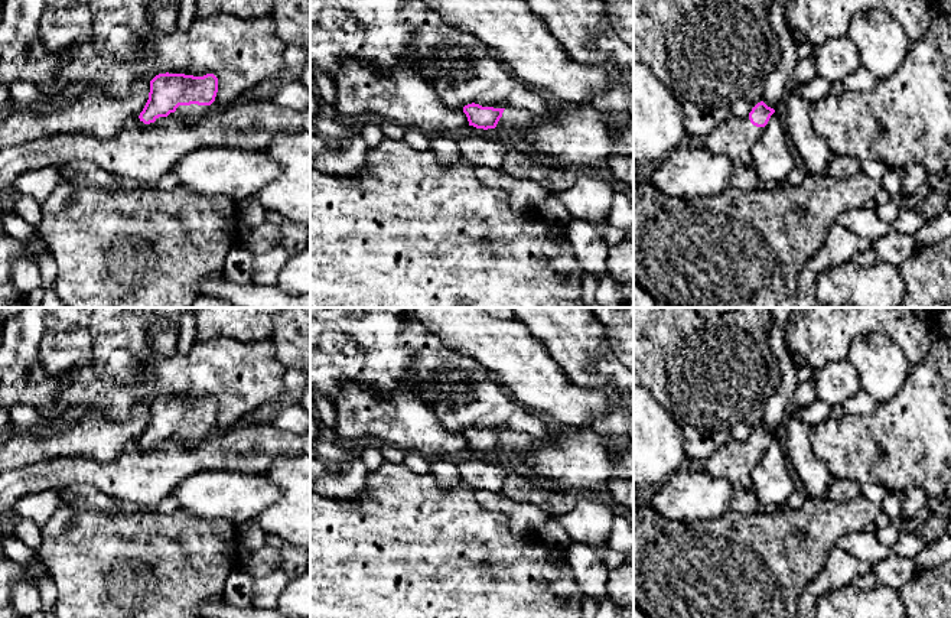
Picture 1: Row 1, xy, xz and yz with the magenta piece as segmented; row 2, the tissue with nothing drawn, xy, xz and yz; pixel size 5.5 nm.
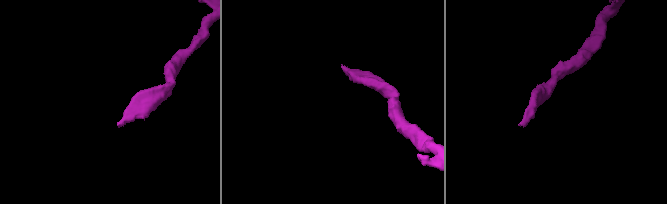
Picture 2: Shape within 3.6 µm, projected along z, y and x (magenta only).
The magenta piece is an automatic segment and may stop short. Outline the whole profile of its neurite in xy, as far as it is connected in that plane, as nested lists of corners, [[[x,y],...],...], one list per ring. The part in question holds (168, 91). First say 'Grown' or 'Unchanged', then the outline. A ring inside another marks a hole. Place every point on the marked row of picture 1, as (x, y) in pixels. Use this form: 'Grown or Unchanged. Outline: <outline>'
Grown. Outline: [[[159,74],[150,81],[149,100],[139,118],[144,124],[159,124],[170,113],[202,117],[214,107],[216,92],[218,78],[214,74]]]

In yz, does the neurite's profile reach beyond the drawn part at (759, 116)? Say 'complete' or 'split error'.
split error

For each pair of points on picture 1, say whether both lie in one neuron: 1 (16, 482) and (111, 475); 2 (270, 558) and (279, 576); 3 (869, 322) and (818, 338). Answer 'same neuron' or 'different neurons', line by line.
1: same neuron
2: different neurons
3: same neuron

